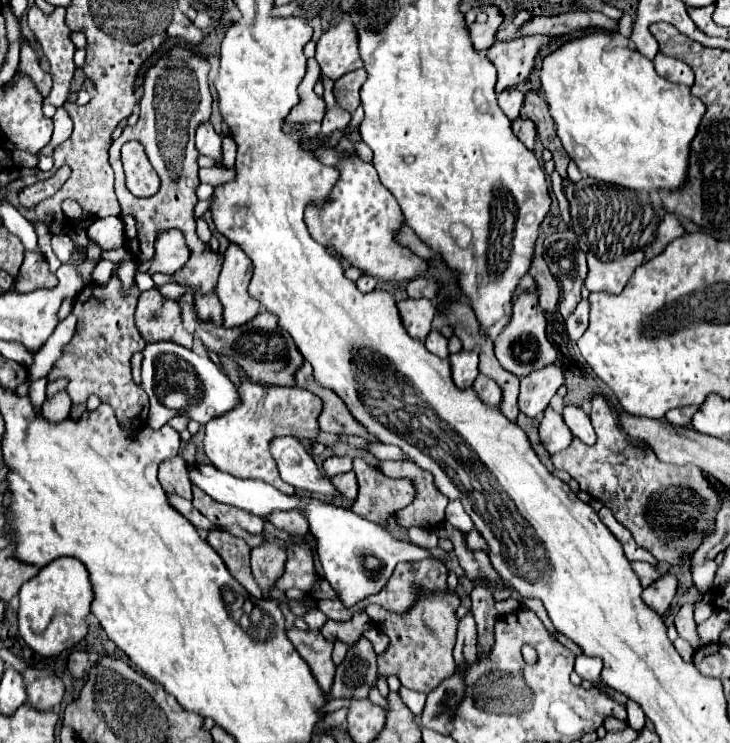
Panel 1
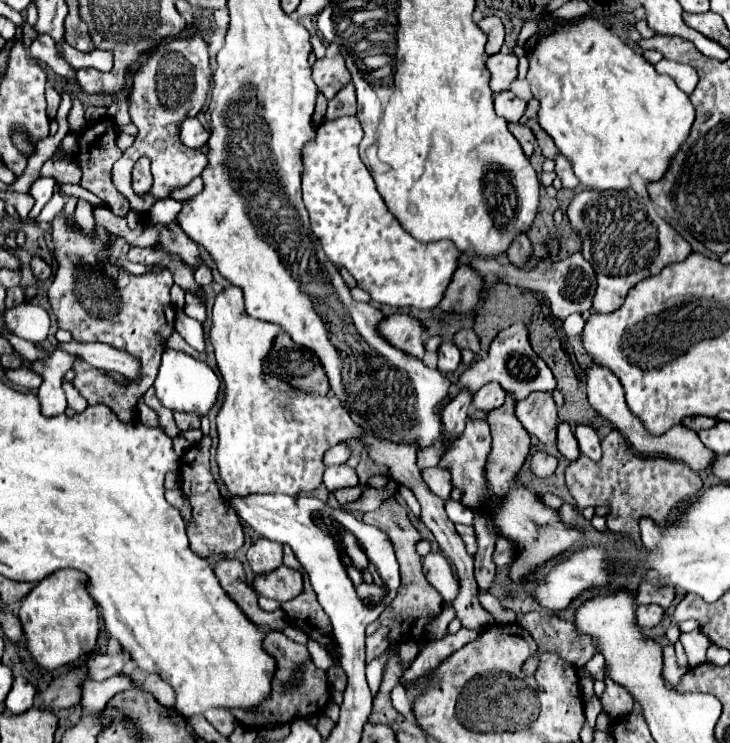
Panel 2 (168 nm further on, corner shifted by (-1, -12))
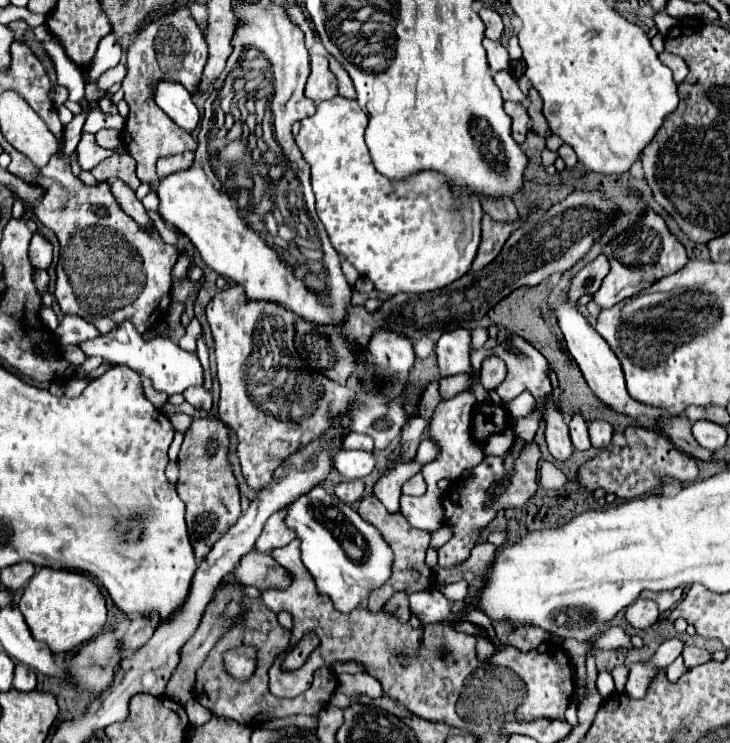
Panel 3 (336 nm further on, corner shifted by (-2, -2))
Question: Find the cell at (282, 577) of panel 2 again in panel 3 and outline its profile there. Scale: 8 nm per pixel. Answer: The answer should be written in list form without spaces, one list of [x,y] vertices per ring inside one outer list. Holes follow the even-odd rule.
[[[251,550],[245,554],[235,568],[235,578],[245,586],[255,586],[259,590],[277,588],[283,590],[293,580],[289,570],[277,564],[271,554],[257,554],[257,550]]]

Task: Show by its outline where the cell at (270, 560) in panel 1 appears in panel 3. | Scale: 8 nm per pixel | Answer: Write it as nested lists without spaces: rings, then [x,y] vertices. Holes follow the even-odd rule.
[[[275,512],[263,526],[261,536],[255,542],[255,550],[269,554],[275,548],[287,546],[291,540],[295,538],[293,530],[289,530],[283,522],[281,522],[281,512]]]

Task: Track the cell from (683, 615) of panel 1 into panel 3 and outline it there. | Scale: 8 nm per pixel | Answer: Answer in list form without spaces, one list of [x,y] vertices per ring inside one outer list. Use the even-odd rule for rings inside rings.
[[[679,656],[669,668],[667,668],[667,678],[671,680],[671,682],[675,682],[675,680],[679,680],[683,674],[685,674],[685,664],[683,664],[683,656]]]

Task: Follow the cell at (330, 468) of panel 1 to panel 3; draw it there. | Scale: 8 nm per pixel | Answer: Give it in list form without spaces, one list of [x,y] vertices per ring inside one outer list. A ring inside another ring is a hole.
[[[339,450],[333,456],[333,466],[345,480],[355,480],[355,478],[367,476],[373,470],[375,460],[371,452]]]

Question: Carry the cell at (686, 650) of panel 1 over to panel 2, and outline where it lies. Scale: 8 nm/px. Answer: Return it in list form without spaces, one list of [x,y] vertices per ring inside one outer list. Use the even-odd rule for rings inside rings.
[[[664,646],[664,648],[662,648],[662,660],[664,660],[662,678],[664,678],[670,686],[676,687],[688,669],[678,667],[675,649],[672,650],[672,646]]]

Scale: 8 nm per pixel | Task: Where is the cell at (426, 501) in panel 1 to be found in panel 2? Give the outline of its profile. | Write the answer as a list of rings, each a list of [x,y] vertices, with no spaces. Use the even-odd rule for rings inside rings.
[[[400,486],[400,496],[402,496],[404,504],[406,504],[406,506],[416,514],[416,516],[420,516],[420,504],[418,504],[414,492],[412,492],[410,488],[406,488],[406,486]]]

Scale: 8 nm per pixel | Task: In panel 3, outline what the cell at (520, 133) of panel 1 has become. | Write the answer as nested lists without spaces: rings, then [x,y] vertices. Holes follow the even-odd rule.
[[[505,102],[505,112],[511,116],[513,120],[513,138],[523,144],[525,142],[525,136],[529,132],[529,114],[527,110],[521,106],[521,104],[513,104],[513,102]]]

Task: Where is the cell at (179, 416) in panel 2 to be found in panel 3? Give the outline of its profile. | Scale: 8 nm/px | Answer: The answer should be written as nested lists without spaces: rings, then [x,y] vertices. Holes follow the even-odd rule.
[[[199,386],[199,388],[191,388],[191,390],[185,390],[183,396],[185,396],[185,402],[189,402],[191,406],[195,406],[197,410],[207,410],[207,412],[211,410],[211,394],[205,392],[203,386]]]

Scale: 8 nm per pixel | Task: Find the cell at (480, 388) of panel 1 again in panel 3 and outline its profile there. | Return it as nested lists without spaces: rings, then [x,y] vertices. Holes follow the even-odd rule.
[[[485,358],[481,368],[481,386],[491,392],[505,380],[505,374],[507,368],[499,358]]]

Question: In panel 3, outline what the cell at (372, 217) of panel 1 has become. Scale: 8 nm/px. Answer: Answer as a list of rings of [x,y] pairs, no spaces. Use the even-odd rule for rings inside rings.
[[[335,96],[331,100],[325,100],[321,104],[317,104],[317,112],[311,116],[311,118],[305,118],[301,122],[301,130],[299,134],[295,136],[295,142],[303,154],[303,158],[307,160],[307,164],[311,166],[311,186],[313,186],[313,192],[315,192],[315,200],[317,200],[317,214],[319,214],[319,220],[323,222],[327,234],[329,234],[329,240],[333,244],[333,248],[345,258],[349,260],[363,278],[369,278],[375,288],[387,296],[393,296],[393,294],[401,294],[401,292],[407,292],[407,294],[425,294],[425,292],[433,292],[433,290],[439,290],[439,288],[445,288],[449,286],[451,282],[455,282],[457,278],[461,278],[463,274],[467,274],[475,254],[477,254],[477,246],[479,246],[479,240],[481,240],[481,216],[483,216],[483,210],[481,210],[481,202],[477,198],[465,198],[465,200],[457,200],[453,198],[445,178],[441,174],[435,174],[435,172],[423,172],[423,174],[417,174],[417,176],[411,176],[411,178],[405,178],[405,180],[389,180],[385,176],[381,176],[373,162],[371,162],[371,156],[369,156],[369,150],[367,150],[367,144],[363,140],[363,132],[367,128],[367,114],[359,108],[357,100],[347,100],[347,98],[341,98],[341,96]]]

